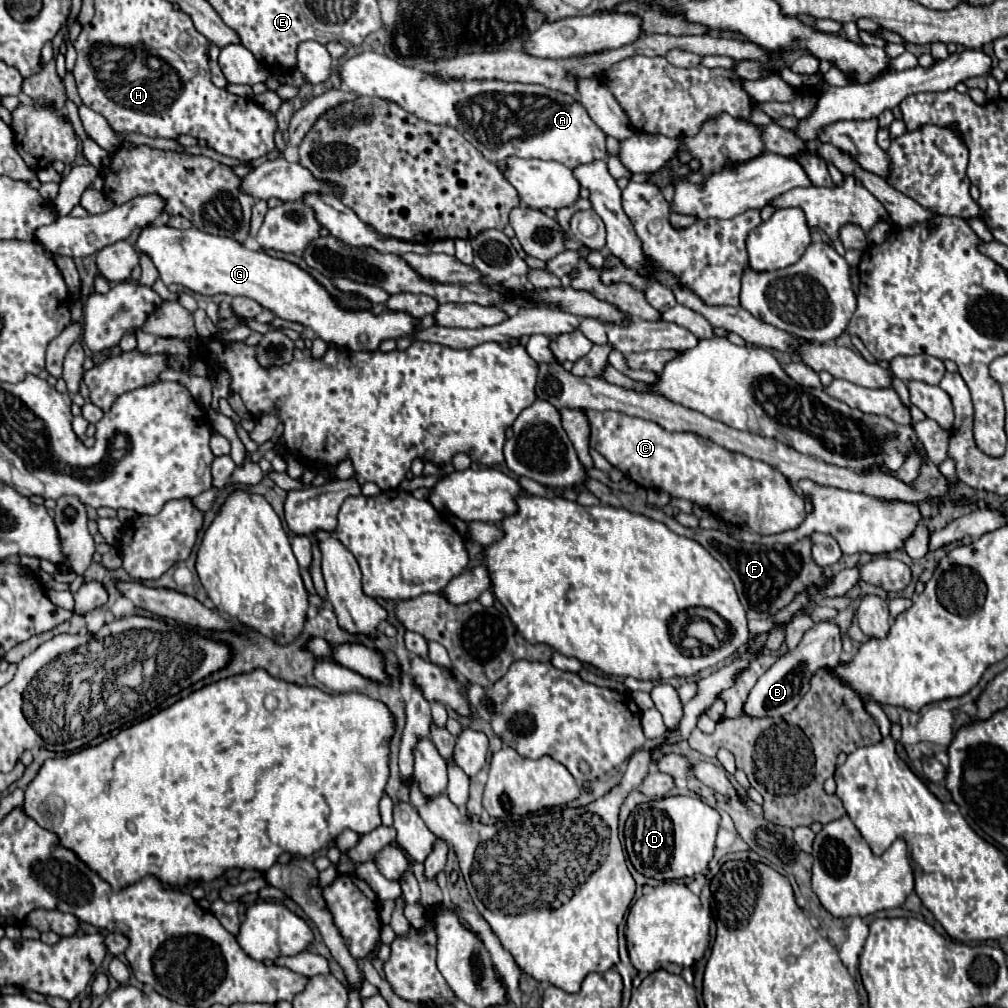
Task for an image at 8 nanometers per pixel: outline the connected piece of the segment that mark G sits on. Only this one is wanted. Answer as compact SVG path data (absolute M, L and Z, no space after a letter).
M147 225L139 233L135 247L155 263L165 285L177 283L201 295L223 293L231 297L251 297L277 317L311 327L323 341L337 347L351 351L375 351L383 339L399 339L415 331L417 319L407 313L383 311L379 317L375 317L369 311L347 313L339 309L331 295L307 271L289 261L269 257L265 251L251 251L229 237L215 237L195 227L175 229L169 225Z

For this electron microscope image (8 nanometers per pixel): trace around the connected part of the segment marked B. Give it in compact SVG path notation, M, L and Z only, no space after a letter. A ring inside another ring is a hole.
M829 621L817 623L803 635L801 643L793 651L787 651L763 677L759 677L757 685L751 689L751 693L745 701L745 713L753 715L753 717L781 717L781 715L793 711L795 705L799 703L799 699L807 693L813 673L819 667L835 669L839 665L839 661L841 661L839 625L829 623Z

